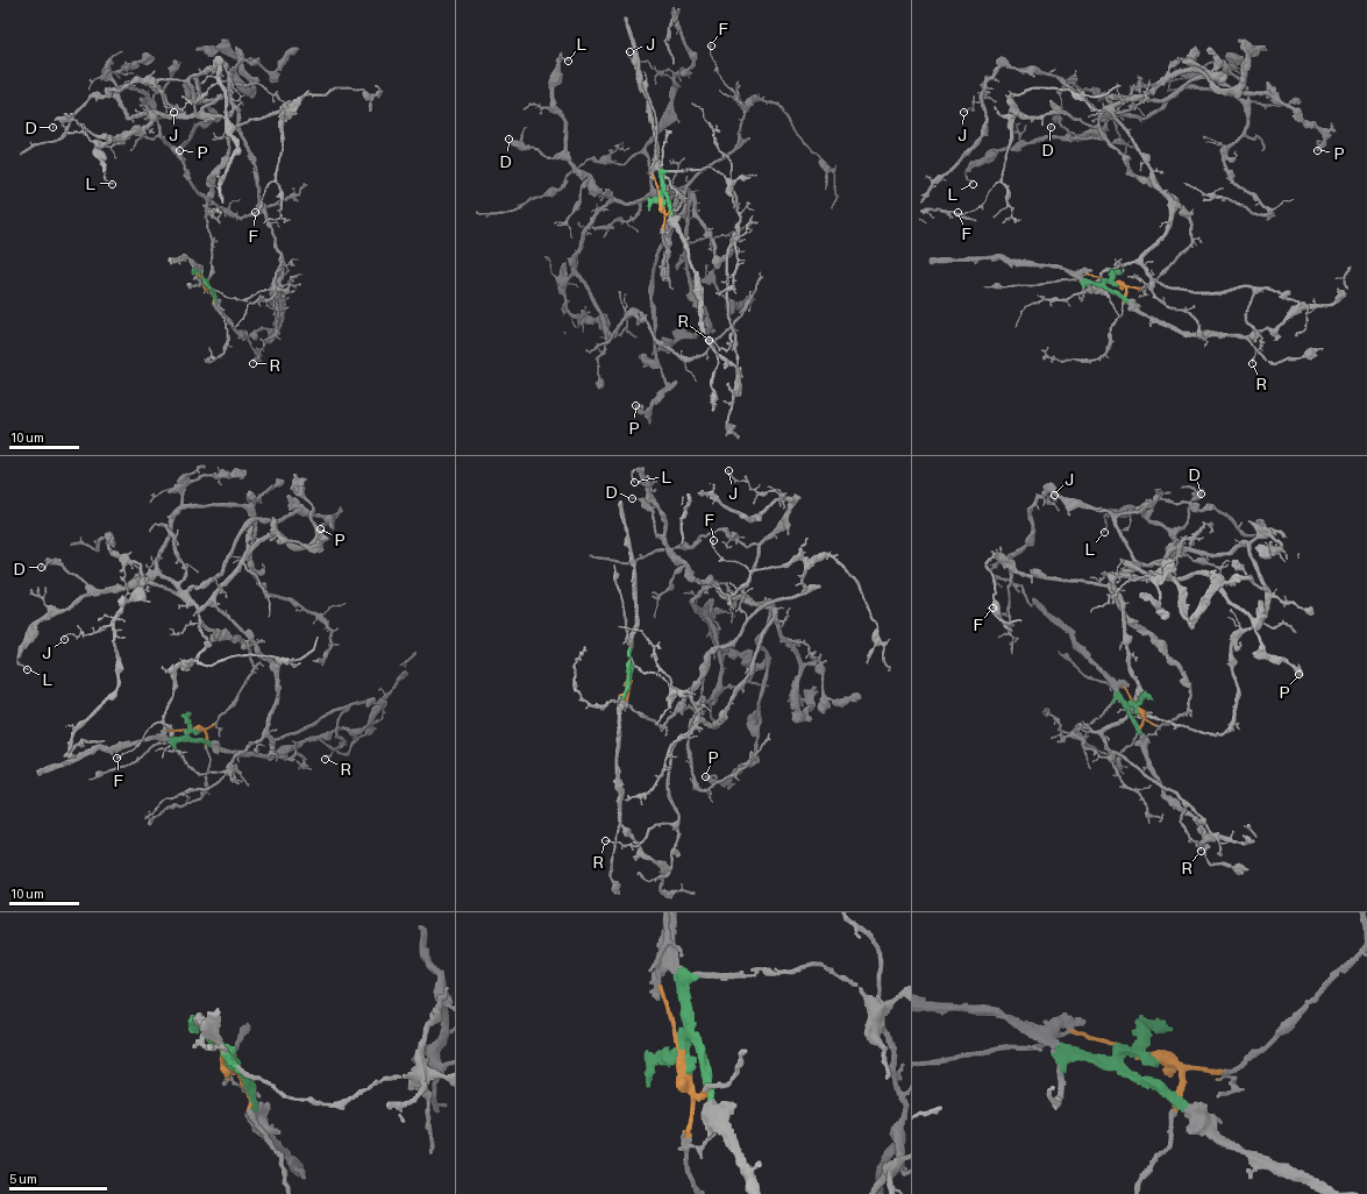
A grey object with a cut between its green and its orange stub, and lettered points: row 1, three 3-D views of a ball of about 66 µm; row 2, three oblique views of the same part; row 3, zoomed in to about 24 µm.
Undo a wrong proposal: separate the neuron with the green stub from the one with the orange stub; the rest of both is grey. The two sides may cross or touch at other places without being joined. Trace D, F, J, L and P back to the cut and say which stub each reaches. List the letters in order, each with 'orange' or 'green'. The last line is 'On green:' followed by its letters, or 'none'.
D: orange
F: orange
J: orange
L: orange
P: orange
On green: none

